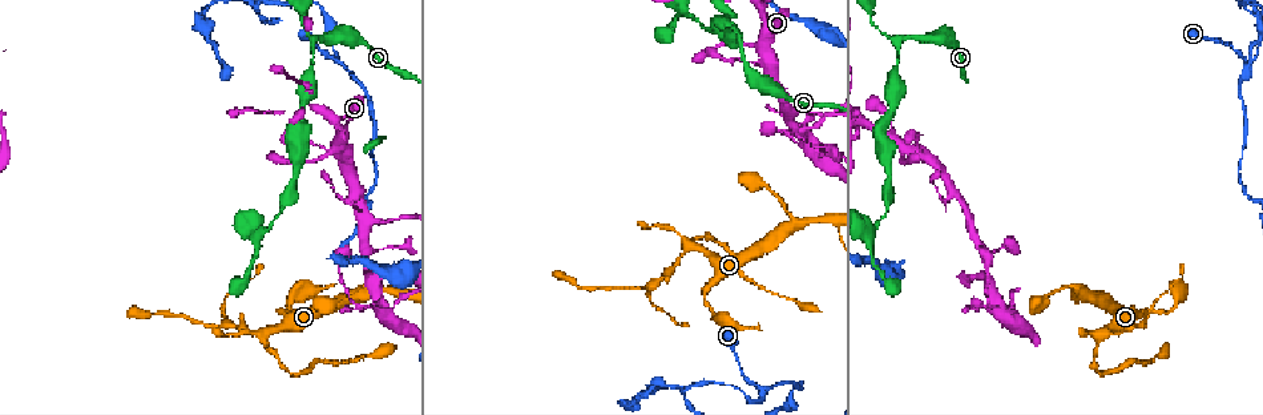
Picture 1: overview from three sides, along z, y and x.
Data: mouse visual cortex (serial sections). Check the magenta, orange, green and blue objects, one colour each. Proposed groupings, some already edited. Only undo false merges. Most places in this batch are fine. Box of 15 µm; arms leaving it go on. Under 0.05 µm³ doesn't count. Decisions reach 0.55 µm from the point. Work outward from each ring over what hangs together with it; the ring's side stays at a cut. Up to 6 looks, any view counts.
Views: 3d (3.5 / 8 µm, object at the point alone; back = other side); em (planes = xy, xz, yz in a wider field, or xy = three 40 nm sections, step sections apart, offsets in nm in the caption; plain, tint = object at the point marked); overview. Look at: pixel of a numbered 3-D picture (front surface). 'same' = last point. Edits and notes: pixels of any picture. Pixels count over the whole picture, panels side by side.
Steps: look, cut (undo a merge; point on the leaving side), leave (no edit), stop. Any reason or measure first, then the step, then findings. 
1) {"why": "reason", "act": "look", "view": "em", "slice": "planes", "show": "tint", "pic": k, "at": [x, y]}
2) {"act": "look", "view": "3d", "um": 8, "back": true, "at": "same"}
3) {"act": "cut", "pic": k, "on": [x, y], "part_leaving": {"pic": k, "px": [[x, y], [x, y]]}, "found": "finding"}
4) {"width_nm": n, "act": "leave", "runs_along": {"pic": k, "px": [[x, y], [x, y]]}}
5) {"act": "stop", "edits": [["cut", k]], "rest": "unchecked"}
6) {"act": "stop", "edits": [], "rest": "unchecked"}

{"why": "sharp bend", "act": "look", "view": "3d", "um": 3.5, "pic": 1, "at": [259, 234]}

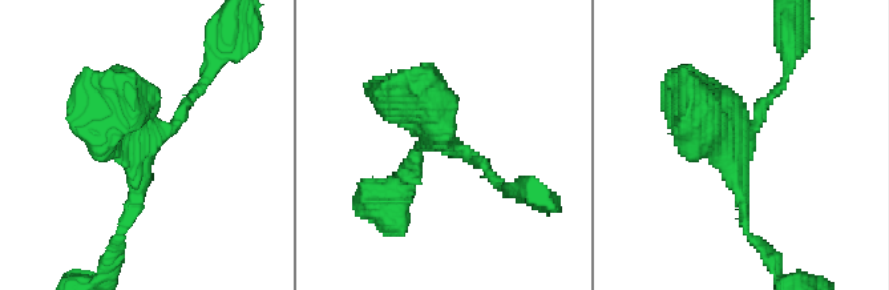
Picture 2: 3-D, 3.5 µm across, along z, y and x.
{"arms": 4, "arm_widths_nm": [150, 150, 400, 450], "why": "shape alone is not enough", "act": "look", "view": "em", "slice": "xy", "step": 2, "show": "tint", "pic": 2, "at": [443, 145]}

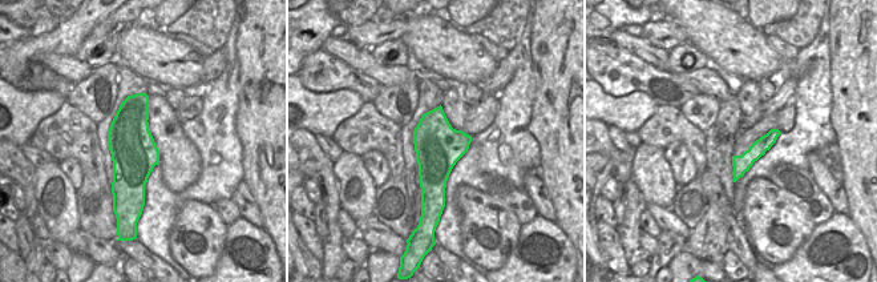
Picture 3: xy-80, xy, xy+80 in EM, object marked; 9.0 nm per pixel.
{"act": "leave", "runs_along": {"pic": 2, "px": [[201, 87], [140, 153], [124, 226]]}, "found": "all the same cell"}

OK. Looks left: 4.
{"why": "sharp bend", "act": "look", "view": "3d", "um": 3.5, "pic": 1, "at": [866, 9]}

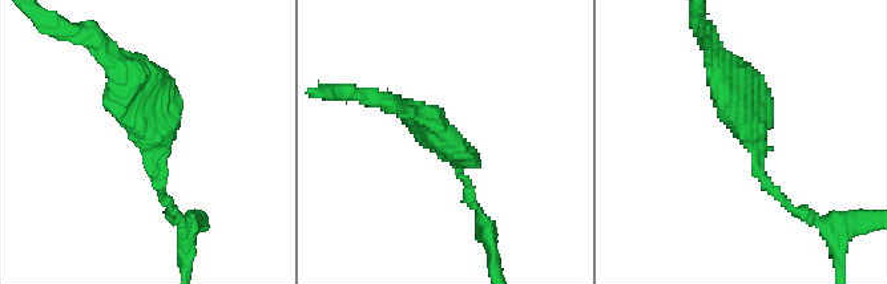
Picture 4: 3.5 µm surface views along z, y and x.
{"act": "look", "view": "em", "slice": "xy", "step": 2, "show": "tint", "pic": 4, "at": [754, 130]}

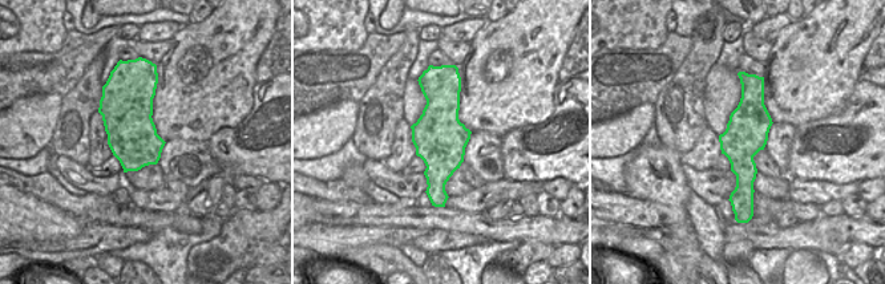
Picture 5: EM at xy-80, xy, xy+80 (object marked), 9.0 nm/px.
{"why": "another direction", "act": "look", "view": "em", "slice": "planes", "show": "tint", "at": "same"}

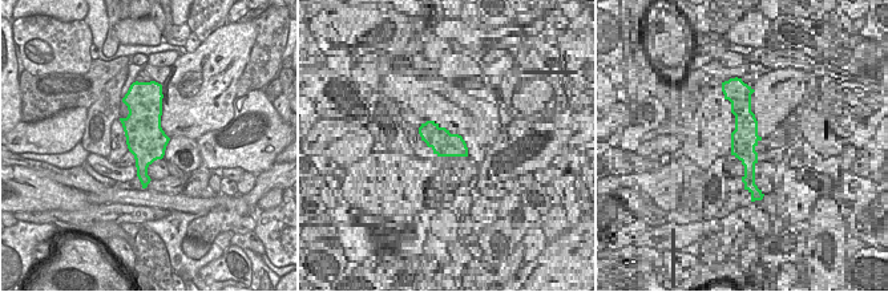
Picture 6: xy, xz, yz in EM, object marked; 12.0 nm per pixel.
{"act": "leave", "runs_along": {"pic": 4, "px": [[790, 205], [758, 171], [742, 110], [712, 82]]}, "found": "continuous, no second cell"}

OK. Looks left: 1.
{"act": "stop", "edits": [], "rest": "unchecked"}

